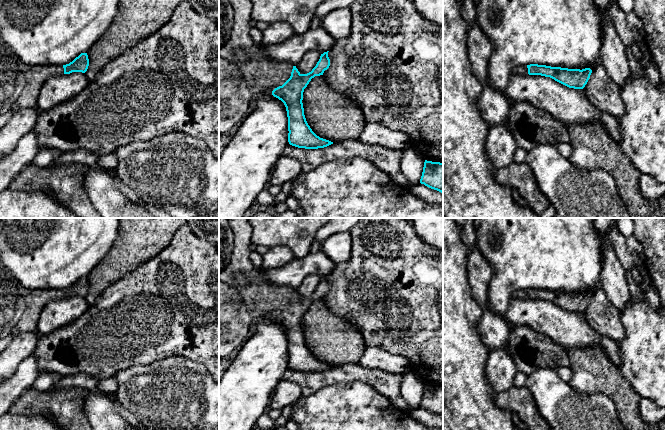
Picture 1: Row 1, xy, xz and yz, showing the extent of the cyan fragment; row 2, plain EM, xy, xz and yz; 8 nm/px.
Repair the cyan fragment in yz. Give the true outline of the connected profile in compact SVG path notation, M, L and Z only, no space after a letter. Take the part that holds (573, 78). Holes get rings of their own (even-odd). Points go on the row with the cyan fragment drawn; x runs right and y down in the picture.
M530 64L527 66L517 66L512 70L512 75L541 75L550 77L555 81L574 89L583 89L587 84L592 70L568 69L561 67L551 67L546 65Z

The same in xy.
M81 53L72 62L66 65L22 65L25 76L25 87L16 101L13 111L30 108L37 105L37 97L45 80L54 76L70 74L72 72L85 73L89 66L87 53Z

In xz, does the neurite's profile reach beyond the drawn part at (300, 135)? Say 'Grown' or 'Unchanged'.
Grown

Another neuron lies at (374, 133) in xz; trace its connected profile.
M377 122L367 123L358 139L364 144L377 145L394 151L412 148L412 141L406 133L392 130Z

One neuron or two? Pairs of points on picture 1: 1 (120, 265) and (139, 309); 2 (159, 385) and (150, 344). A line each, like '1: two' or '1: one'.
1: two
2: two

